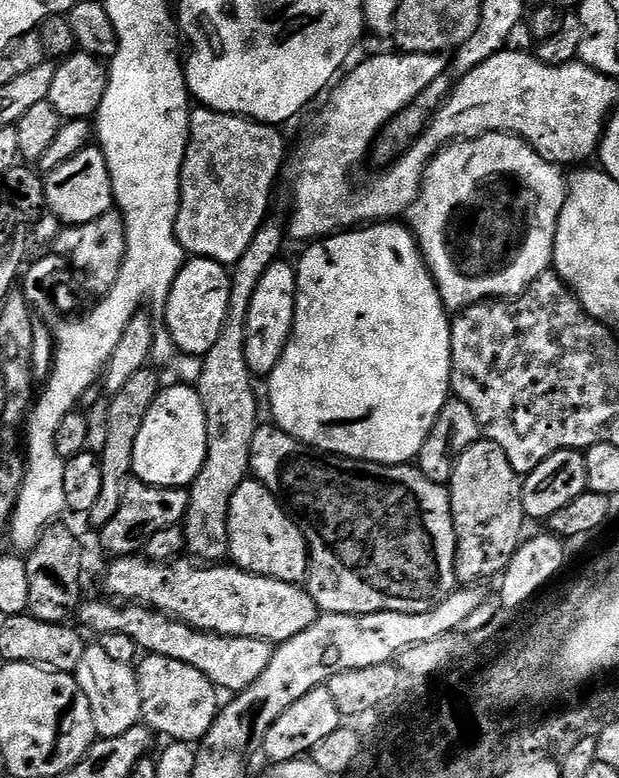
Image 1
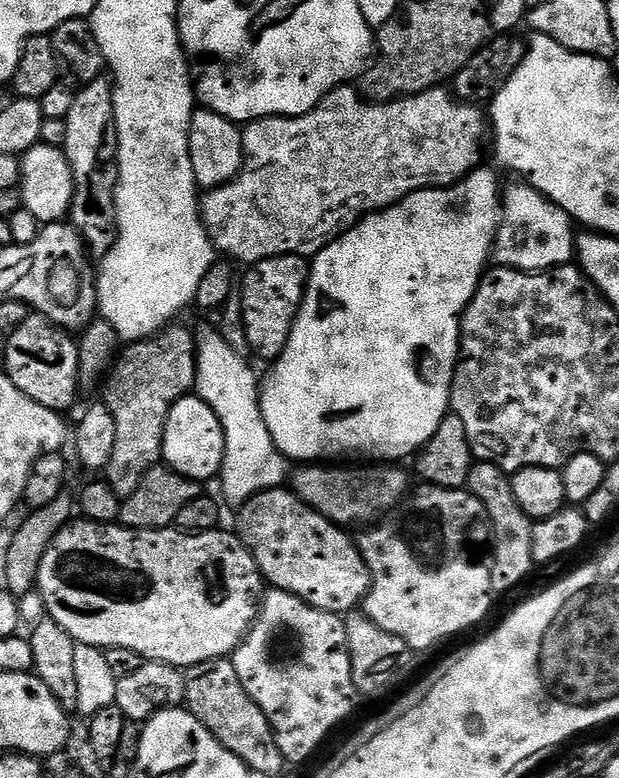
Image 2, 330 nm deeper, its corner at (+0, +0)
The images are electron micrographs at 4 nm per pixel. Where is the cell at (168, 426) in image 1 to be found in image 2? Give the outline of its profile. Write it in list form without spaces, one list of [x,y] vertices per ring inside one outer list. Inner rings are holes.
[[[195,394],[182,397],[166,418],[163,463],[186,478],[207,482],[211,476],[212,479],[219,477],[225,450],[226,438],[218,414],[214,414],[214,410]]]

